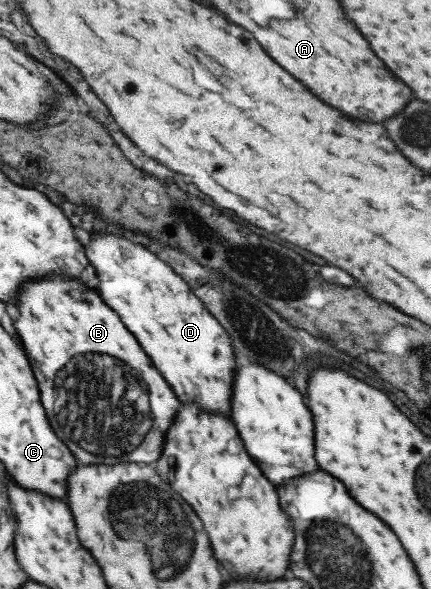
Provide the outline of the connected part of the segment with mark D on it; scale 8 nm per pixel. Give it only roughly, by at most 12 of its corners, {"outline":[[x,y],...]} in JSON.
{"outline":[[94,233],[101,296],[182,403],[233,418],[228,331],[148,247]]}

